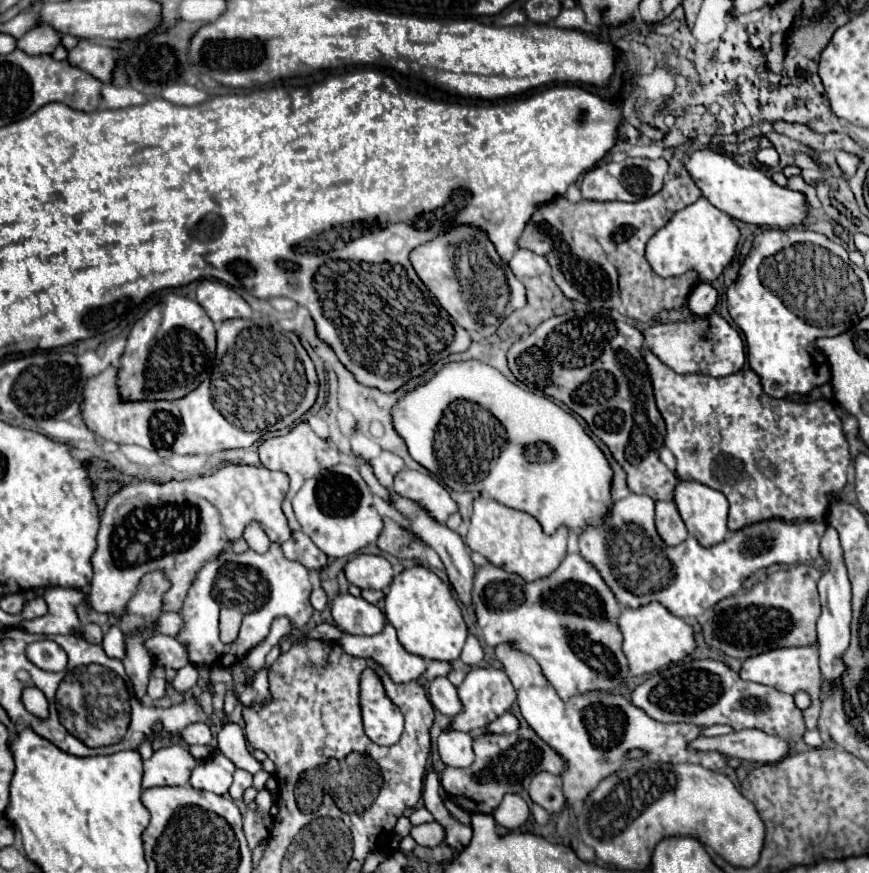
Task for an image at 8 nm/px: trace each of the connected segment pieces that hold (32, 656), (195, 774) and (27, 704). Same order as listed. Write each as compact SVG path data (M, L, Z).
M38 640L26 648L28 660L46 672L60 672L68 664L64 650L52 640Z
M214 754L208 758L208 762L200 762L190 776L190 786L196 790L210 790L214 794L226 796L228 788L232 784L232 774L234 774L234 764L222 756Z
M26 686L24 694L22 694L22 702L24 708L30 714L36 714L38 718L42 714L50 714L50 706L48 706L48 698L44 698L44 694L40 694L40 690L36 686Z

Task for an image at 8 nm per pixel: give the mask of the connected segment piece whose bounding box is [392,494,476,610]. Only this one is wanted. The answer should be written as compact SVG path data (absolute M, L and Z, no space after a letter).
M392 494L392 500L394 500L392 506L394 506L406 520L410 520L412 532L414 532L422 542L426 542L428 546L432 546L432 548L436 550L436 554L442 558L442 562L444 562L444 566L446 566L446 574L448 574L448 578L450 578L450 584L454 586L454 590L456 590L460 602L464 602L470 610L474 610L474 602L472 602L472 582L474 582L476 568L474 568L474 564L472 564L472 560L470 560L470 554L468 554L468 550L466 550L466 546L464 546L464 540L462 540L456 532L452 532L450 528L446 528L446 526L434 522L434 520L432 520L422 508L418 508L414 502L410 502L410 500L406 500L406 498L400 498L398 494Z

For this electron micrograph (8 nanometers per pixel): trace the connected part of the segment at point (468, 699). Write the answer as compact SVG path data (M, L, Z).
M472 668L464 682L460 684L460 700L464 704L464 712L452 718L452 730L474 730L474 728L486 728L490 722L494 722L498 716L508 712L516 700L516 692L512 688L510 678L504 674L504 670L498 668Z

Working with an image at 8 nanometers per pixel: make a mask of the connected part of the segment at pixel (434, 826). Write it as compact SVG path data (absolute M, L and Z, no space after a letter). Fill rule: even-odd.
M436 820L424 822L420 826L412 826L412 832L410 832L410 836L420 846L428 846L428 848L434 848L434 846L442 844L444 842L444 834L446 834L446 828Z

